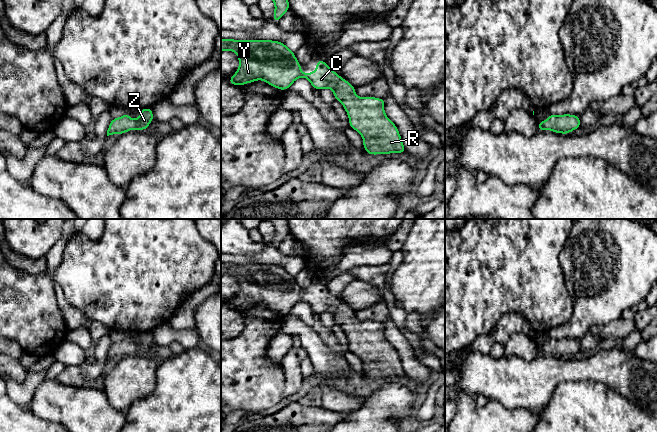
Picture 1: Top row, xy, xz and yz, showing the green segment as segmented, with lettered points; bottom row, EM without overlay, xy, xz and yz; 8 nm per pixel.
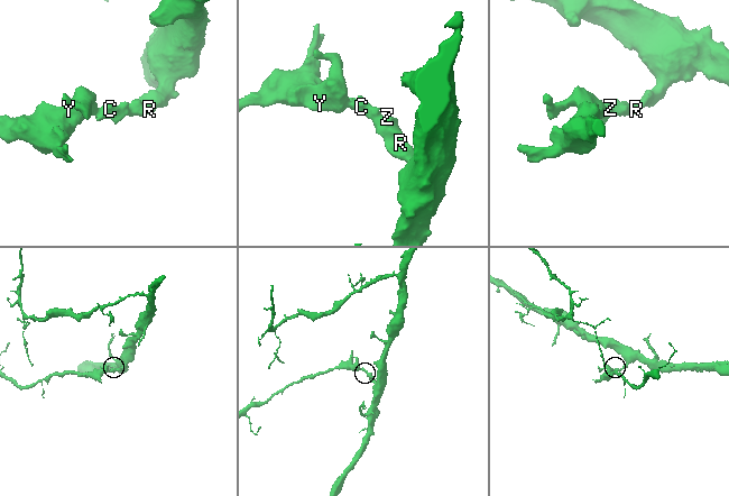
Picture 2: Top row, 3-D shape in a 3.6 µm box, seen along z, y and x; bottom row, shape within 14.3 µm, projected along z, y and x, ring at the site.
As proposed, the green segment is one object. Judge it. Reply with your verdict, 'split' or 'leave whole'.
leave whole

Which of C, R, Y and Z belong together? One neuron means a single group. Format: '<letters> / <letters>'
C R Y Z

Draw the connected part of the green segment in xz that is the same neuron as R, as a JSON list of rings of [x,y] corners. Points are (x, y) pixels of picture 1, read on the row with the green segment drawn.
[[[221,39],[221,52],[234,51],[238,55],[239,67],[235,74],[227,81],[235,86],[263,80],[267,84],[287,90],[297,78],[306,78],[315,90],[330,88],[335,100],[340,101],[348,114],[349,126],[356,130],[363,138],[363,146],[370,155],[406,152],[402,138],[396,125],[386,116],[384,106],[386,101],[372,96],[357,97],[355,86],[334,72],[323,60],[316,60],[316,71],[303,73],[301,64],[294,52],[284,43],[273,40],[235,40]]]

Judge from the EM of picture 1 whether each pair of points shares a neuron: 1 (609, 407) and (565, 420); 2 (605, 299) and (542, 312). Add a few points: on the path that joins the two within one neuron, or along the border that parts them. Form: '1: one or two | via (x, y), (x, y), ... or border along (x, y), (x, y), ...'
1: one | via (598, 417), (576, 417)
2: two | border along (566, 283), (573, 304), (573, 313), (563, 326)

